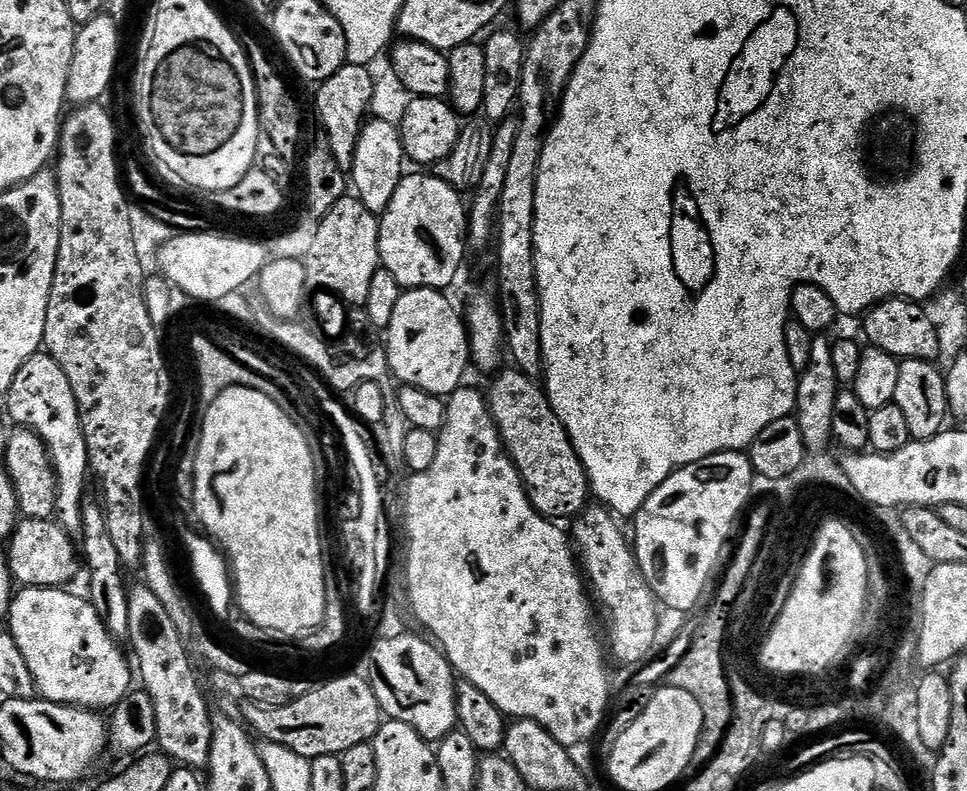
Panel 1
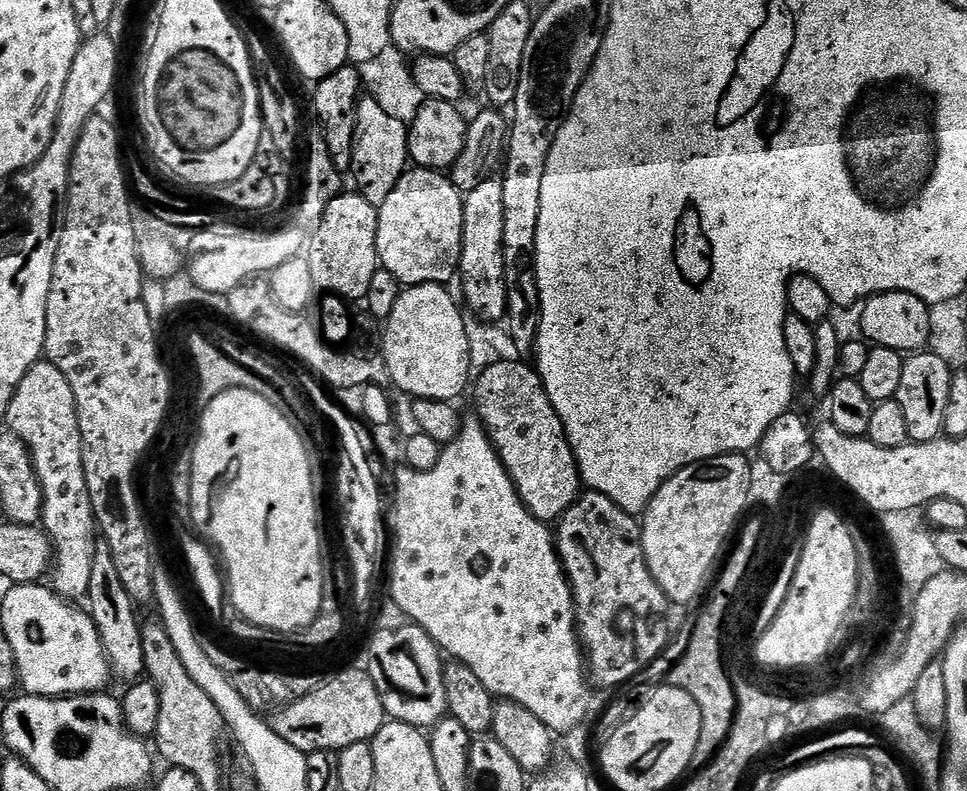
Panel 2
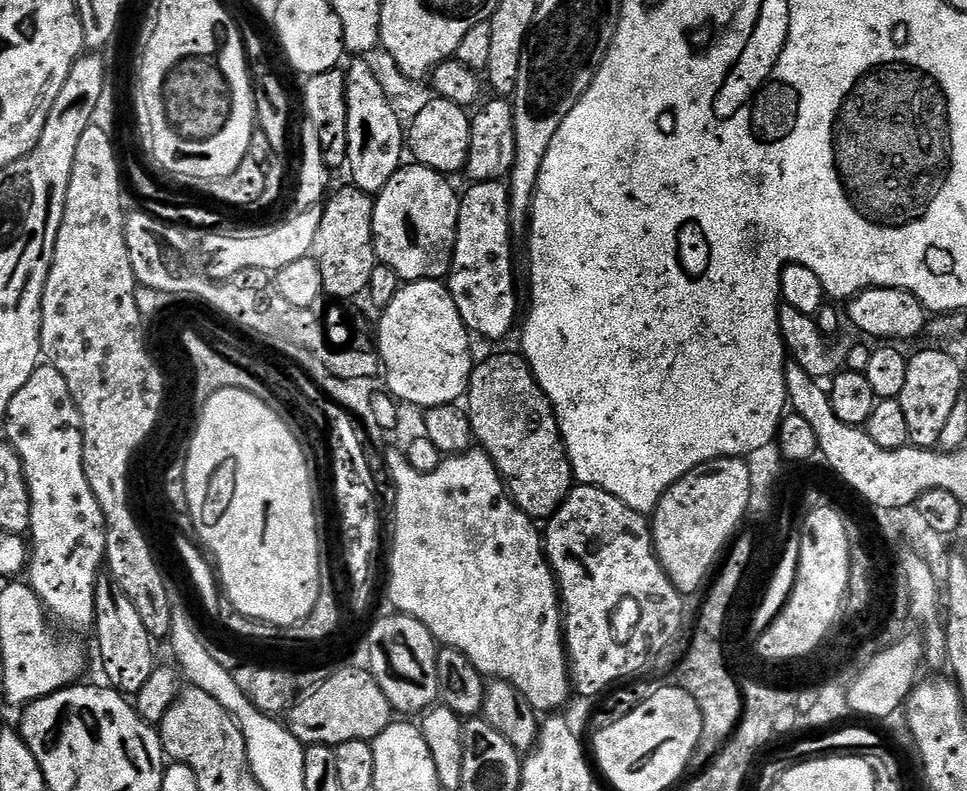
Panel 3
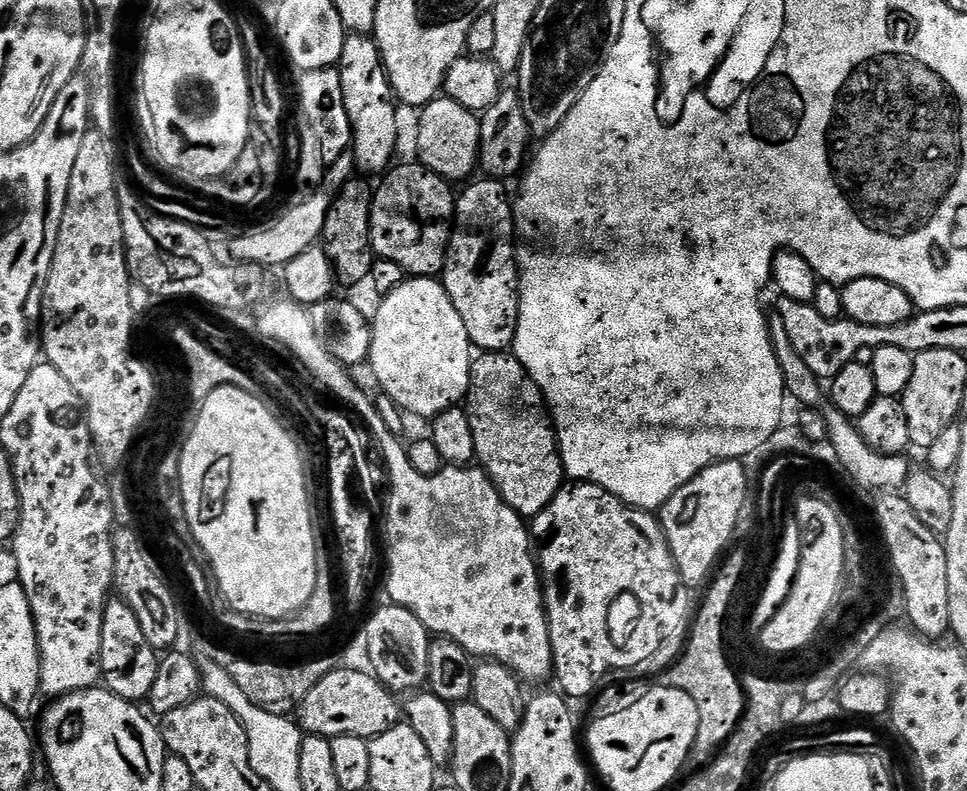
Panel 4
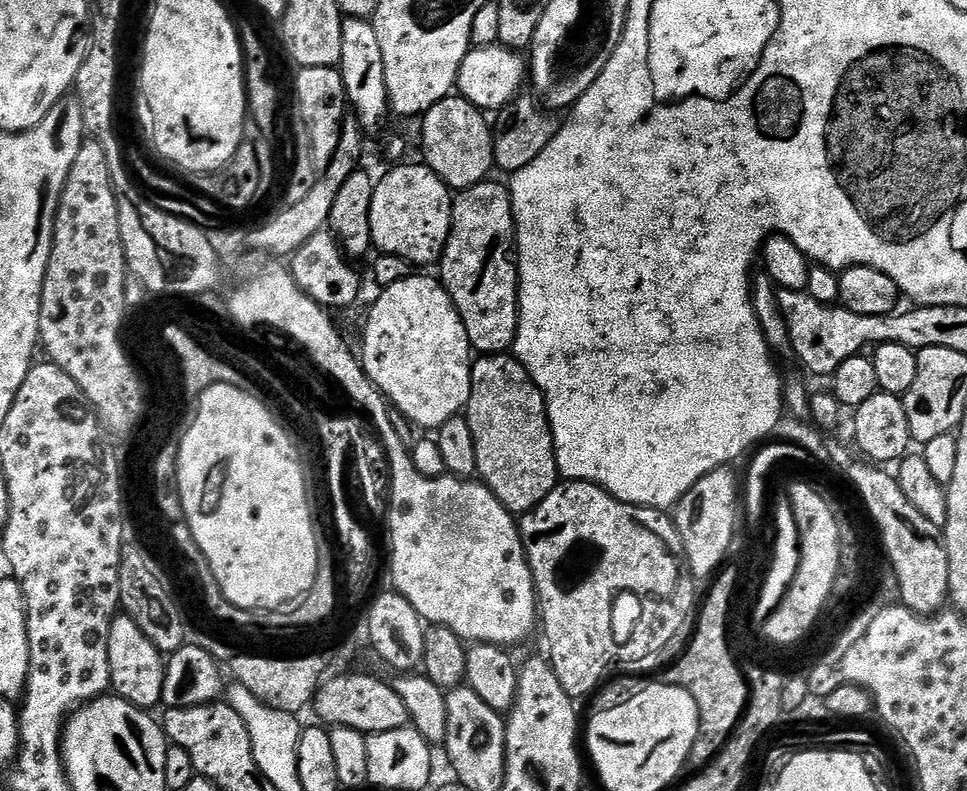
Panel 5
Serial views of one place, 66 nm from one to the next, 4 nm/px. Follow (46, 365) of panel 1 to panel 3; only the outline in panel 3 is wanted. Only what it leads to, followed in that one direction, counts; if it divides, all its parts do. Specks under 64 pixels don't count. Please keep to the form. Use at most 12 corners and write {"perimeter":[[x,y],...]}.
{"perimeter":[[37,366],[2,428],[30,490],[26,583],[53,621],[96,626],[106,564],[84,427]]}

